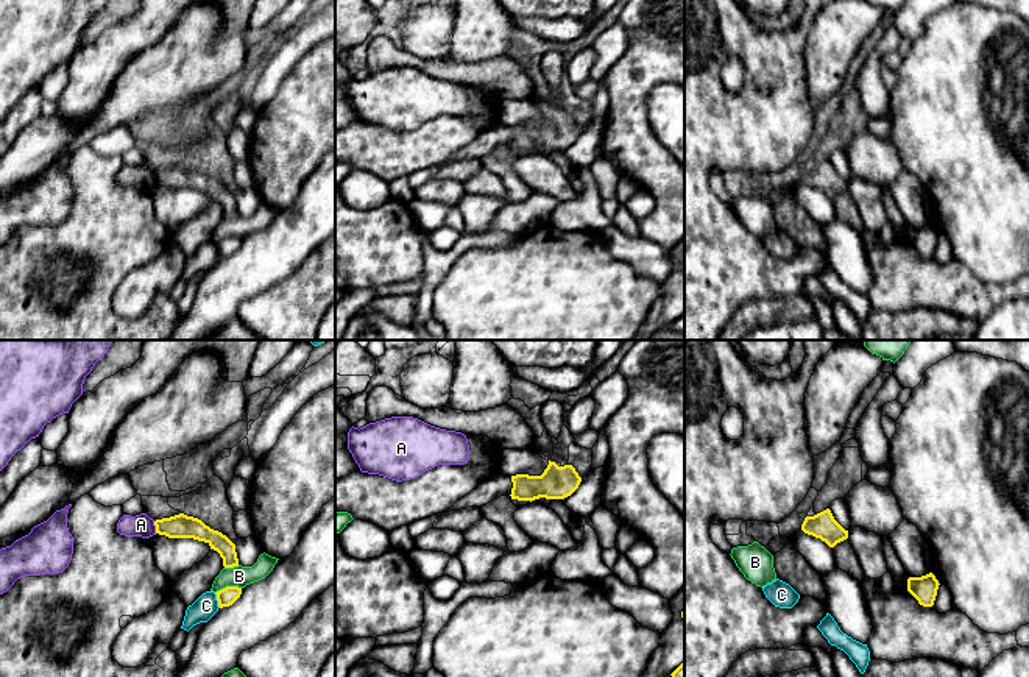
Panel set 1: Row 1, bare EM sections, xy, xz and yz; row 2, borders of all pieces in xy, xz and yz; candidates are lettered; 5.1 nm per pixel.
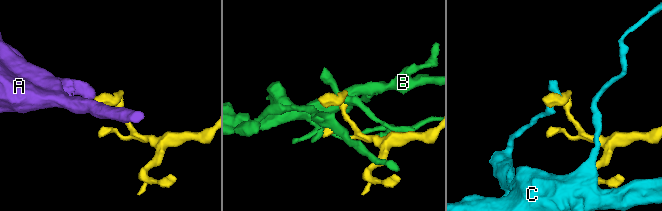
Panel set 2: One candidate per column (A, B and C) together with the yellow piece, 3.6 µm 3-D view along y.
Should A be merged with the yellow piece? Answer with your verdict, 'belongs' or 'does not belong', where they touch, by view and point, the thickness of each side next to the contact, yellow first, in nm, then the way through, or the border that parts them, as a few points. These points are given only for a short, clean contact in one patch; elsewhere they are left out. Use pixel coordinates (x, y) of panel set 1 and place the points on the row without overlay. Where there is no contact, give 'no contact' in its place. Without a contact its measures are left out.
does not belong; meets yellow in xy at (156, 178); 130 nm thick on the yellow side, 110 nm on the other; border along xy (153, 172), (156, 183)

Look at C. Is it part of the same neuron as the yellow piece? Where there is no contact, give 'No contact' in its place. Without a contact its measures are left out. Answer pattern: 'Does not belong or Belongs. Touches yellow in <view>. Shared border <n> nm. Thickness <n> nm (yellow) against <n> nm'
Does not belong. Touches yellow in xy. Shared border 90 nm. Thickness 90 nm (yellow) against 120 nm

